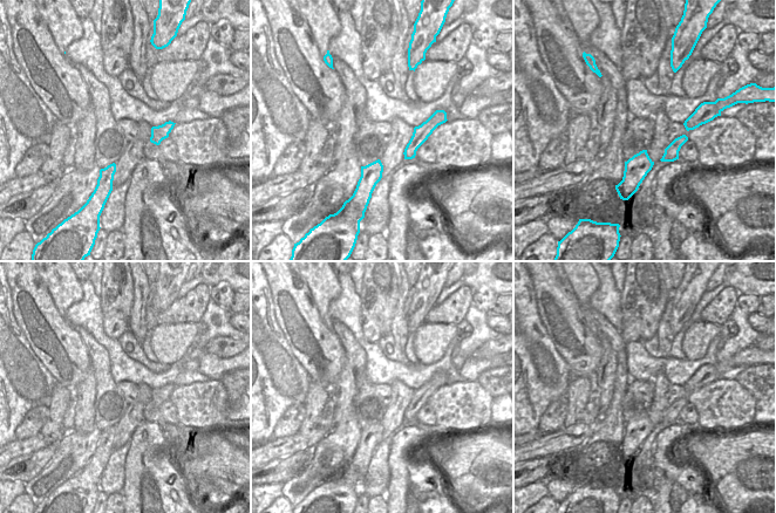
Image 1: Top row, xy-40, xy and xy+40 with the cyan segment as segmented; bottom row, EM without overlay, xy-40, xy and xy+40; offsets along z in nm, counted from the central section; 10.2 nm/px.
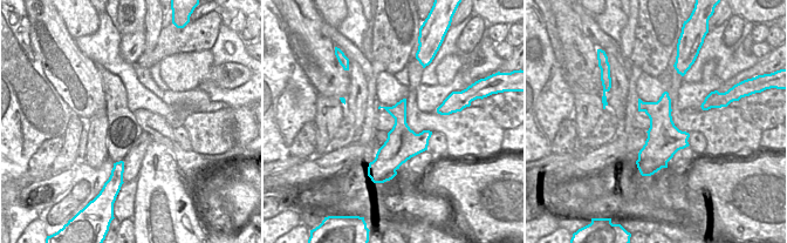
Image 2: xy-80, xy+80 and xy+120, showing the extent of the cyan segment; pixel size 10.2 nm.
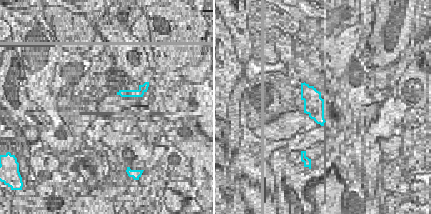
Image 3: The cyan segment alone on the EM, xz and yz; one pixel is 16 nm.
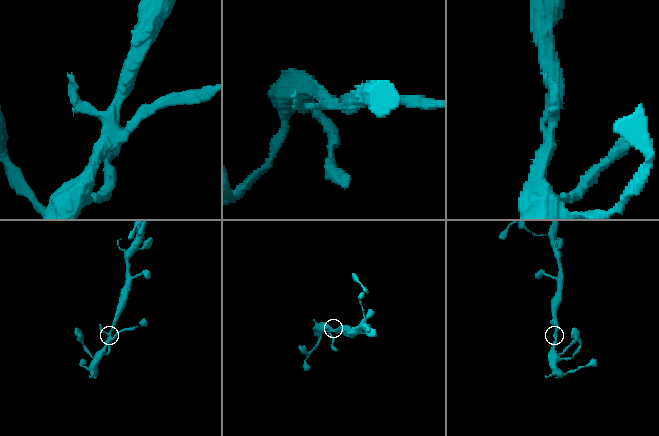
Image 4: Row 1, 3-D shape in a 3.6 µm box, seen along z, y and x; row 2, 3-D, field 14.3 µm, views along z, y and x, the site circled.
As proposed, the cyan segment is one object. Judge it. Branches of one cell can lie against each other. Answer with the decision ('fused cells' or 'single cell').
single cell

